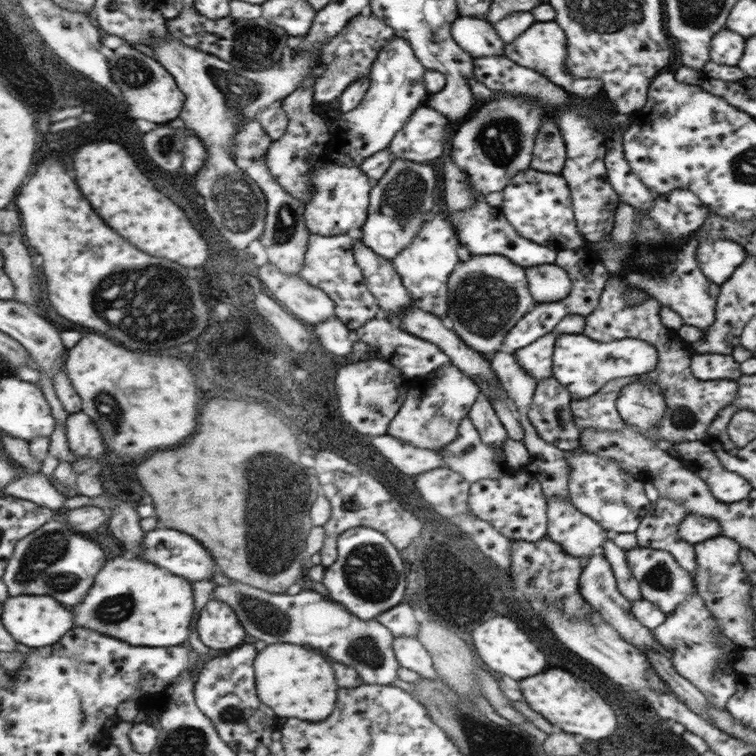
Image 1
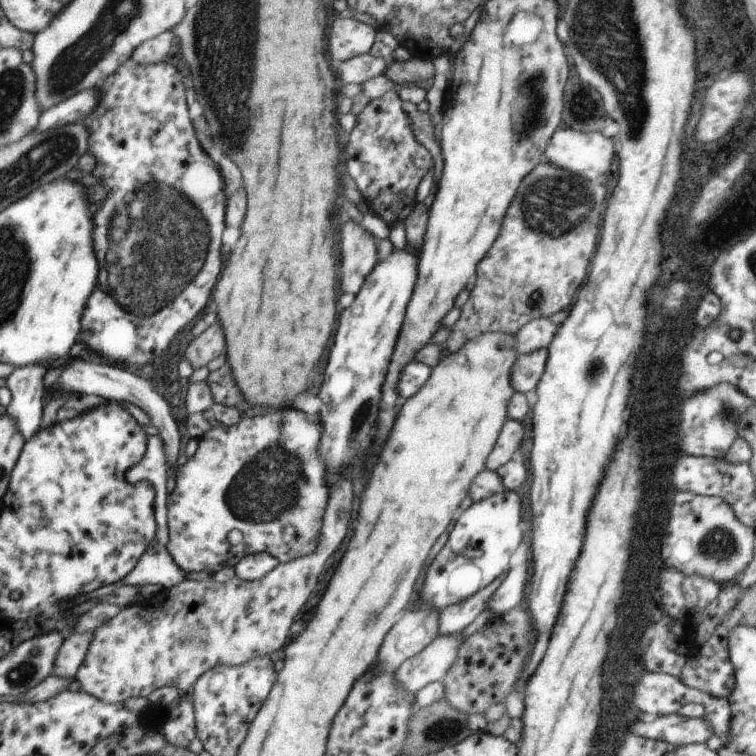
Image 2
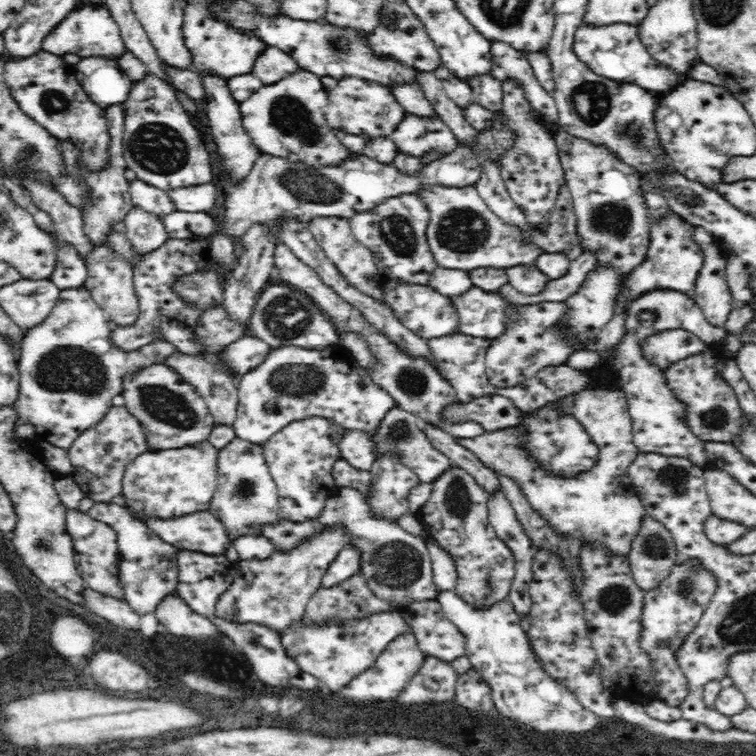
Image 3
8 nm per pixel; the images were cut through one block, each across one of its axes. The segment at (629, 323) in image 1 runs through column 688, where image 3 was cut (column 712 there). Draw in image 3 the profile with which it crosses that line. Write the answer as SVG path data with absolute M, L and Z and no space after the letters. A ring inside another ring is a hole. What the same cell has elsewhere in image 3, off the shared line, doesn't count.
M710 344L710 348L706 348L704 352L696 356L688 356L686 360L680 360L678 364L672 364L670 368L664 370L668 388L686 406L686 424L692 436L700 438L702 442L732 444L740 436L744 426L744 420L742 420L744 410L740 410L738 394L718 370L718 362L724 358L726 356L722 354L720 344Z

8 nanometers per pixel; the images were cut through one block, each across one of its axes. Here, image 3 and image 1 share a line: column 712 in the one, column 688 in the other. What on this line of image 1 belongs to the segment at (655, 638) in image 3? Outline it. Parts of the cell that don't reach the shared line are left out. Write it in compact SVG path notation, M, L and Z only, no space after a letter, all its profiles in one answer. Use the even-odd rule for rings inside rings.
M633 548L625 552L625 562L627 568L631 572L631 576L639 582L639 594L641 600L649 600L653 602L657 608L661 608L661 612L665 612L667 616L679 606L683 604L689 596L693 596L693 576L689 576L679 564L677 558L673 558L673 554L655 550L655 548Z

